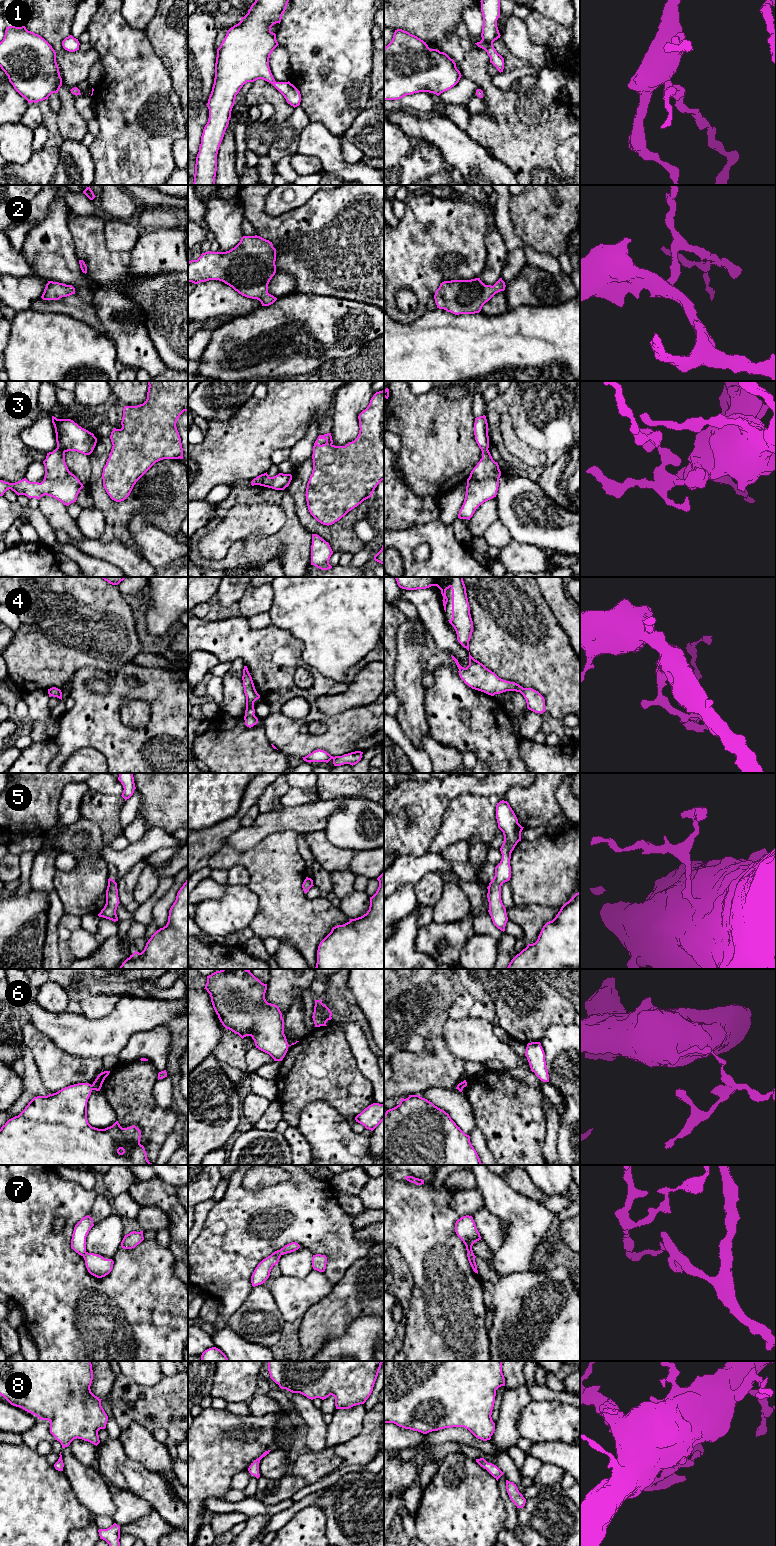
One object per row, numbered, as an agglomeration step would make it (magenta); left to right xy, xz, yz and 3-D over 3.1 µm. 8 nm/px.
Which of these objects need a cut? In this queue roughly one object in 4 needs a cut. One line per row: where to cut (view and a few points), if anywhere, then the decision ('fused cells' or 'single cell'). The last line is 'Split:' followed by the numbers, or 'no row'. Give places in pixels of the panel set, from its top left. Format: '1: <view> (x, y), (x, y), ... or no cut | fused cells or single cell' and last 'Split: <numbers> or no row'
1: no cut | single cell
2: no cut | single cell
3: xy (56, 448), (64, 452) | fused cells
4: no cut | single cell
5: no cut | single cell
6: xy (91, 1085), (92, 1089) | fused cells
7: yz (468, 1252), (473, 1254) | fused cells
8: no cut | single cell
Split: 3, 6, 7

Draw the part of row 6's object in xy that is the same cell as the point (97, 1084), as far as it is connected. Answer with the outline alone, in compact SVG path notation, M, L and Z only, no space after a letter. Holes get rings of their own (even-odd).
M110 1071L100 1073L92 1084L92 1090L100 1091L102 1084L109 1073Z

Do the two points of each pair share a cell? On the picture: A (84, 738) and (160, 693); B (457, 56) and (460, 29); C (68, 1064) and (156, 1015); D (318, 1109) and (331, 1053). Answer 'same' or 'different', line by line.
A: same
B: different
C: different
D: different

